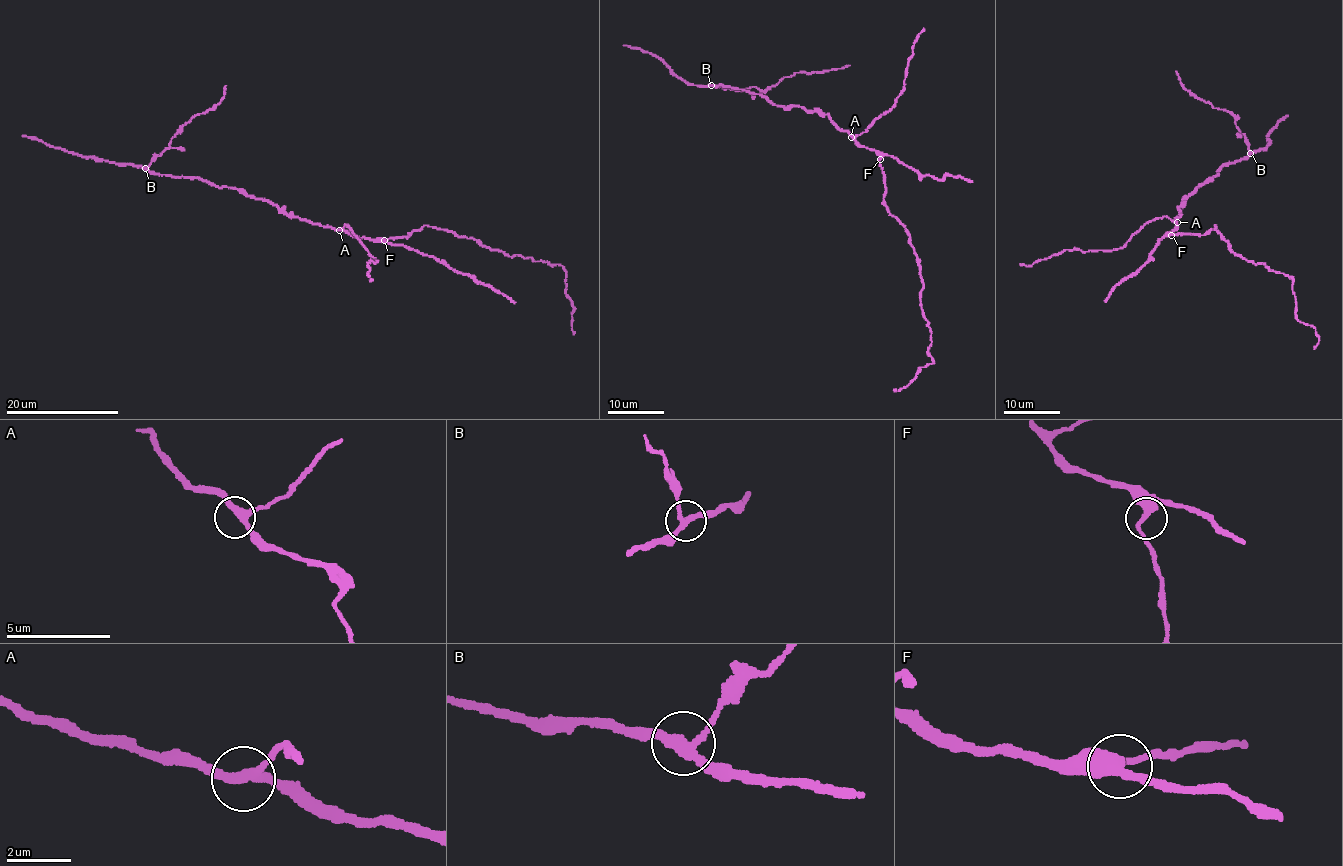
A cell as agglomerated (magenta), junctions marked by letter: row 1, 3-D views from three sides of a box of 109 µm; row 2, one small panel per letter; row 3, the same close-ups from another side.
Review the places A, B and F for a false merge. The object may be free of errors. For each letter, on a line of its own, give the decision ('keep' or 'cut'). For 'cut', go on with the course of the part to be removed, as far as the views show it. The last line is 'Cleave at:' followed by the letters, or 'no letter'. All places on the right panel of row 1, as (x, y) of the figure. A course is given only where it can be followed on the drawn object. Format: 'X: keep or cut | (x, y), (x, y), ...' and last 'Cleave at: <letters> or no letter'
A: keep
B: cut | (1250, 153), (1234, 116), (1191, 95), (1175, 71)
F: keep
Cleave at: B

